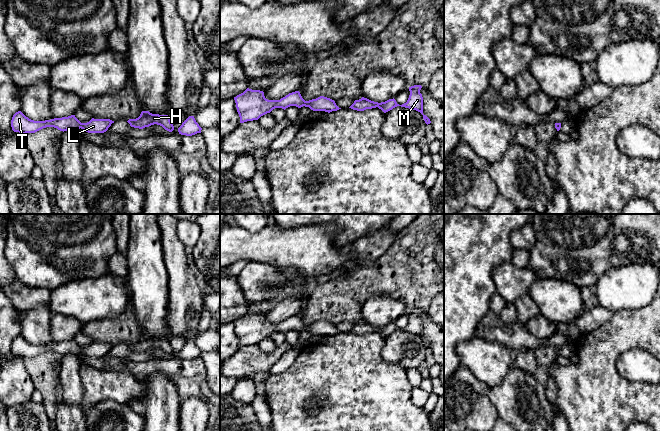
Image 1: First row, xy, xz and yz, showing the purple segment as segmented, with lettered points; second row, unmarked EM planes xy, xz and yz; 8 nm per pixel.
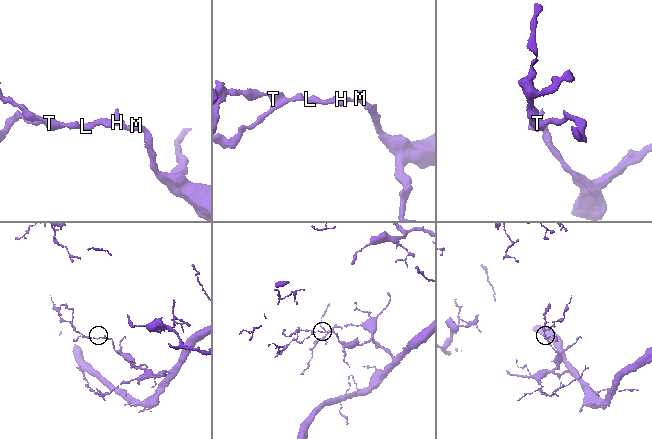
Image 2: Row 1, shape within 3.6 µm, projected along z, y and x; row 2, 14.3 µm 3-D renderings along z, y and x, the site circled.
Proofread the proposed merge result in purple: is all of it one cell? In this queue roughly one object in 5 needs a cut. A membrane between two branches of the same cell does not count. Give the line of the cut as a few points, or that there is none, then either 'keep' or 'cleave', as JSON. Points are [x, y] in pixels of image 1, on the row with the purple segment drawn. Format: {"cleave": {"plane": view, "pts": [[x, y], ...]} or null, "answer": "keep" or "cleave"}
{"cleave": null, "answer": "keep"}

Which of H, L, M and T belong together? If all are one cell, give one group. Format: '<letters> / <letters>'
H L M T

